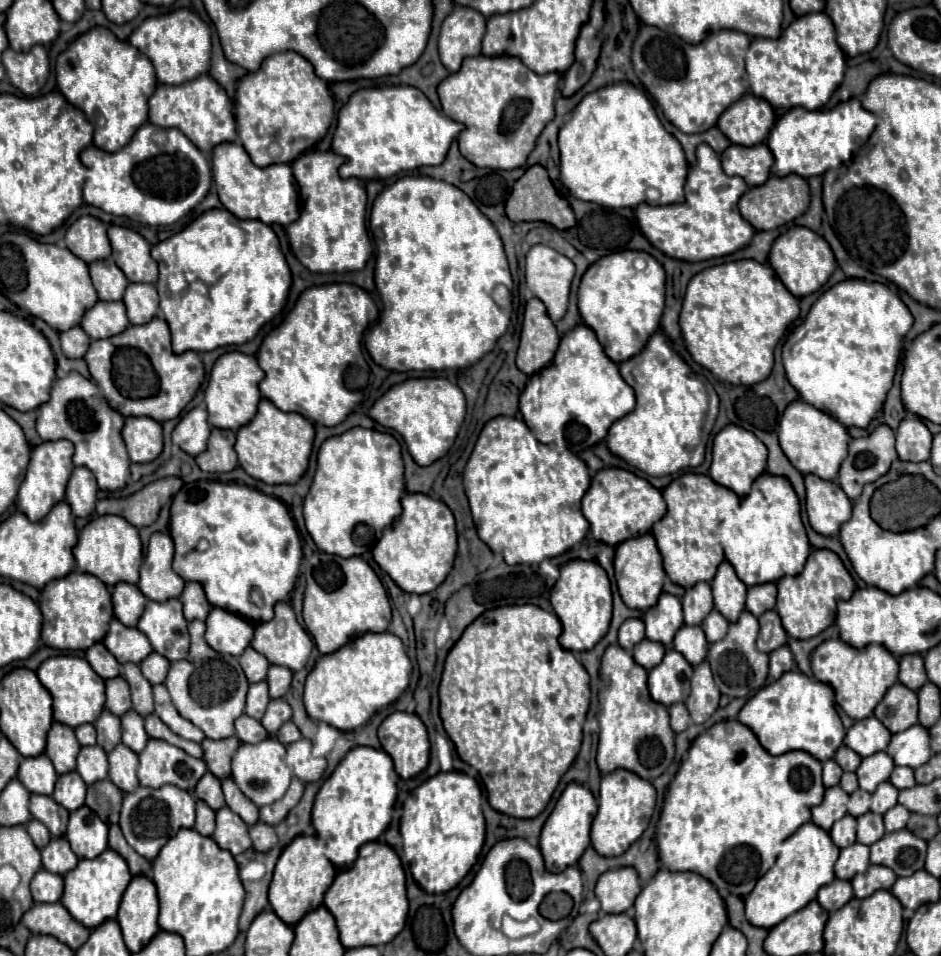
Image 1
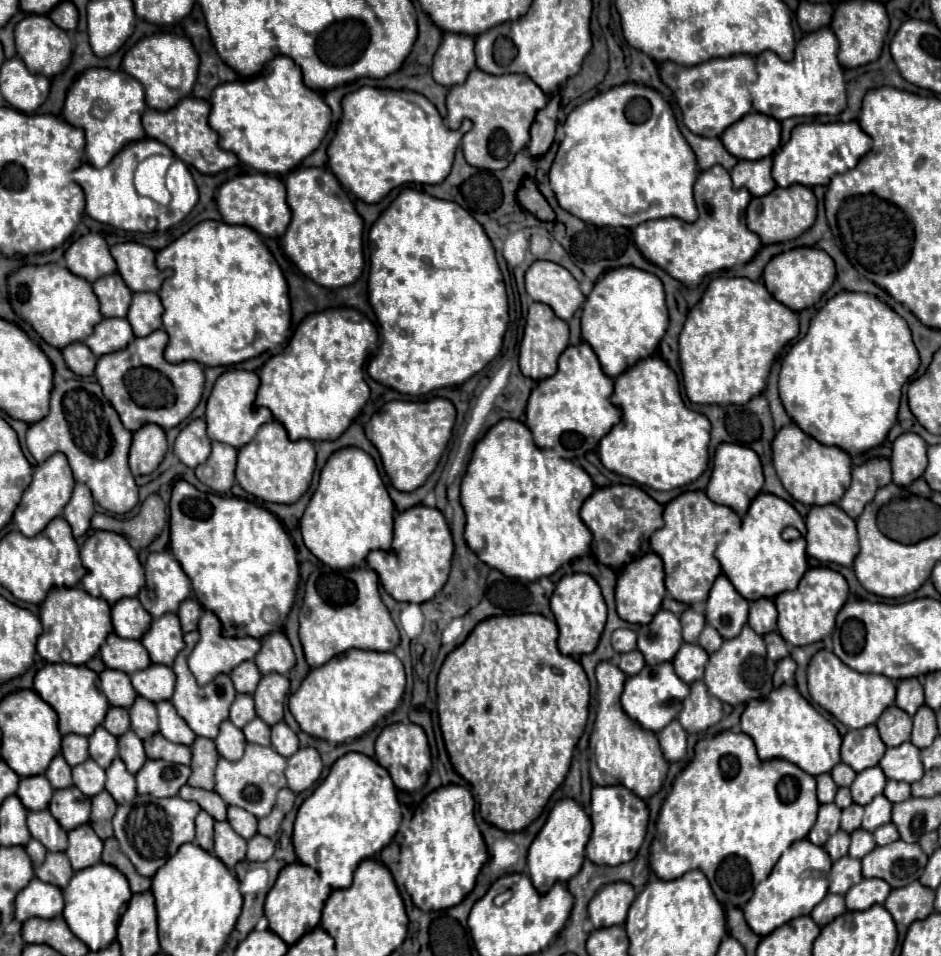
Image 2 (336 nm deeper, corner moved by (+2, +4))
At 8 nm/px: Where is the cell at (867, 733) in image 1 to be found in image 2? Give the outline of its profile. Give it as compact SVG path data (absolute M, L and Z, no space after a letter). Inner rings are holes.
M876 726L848 730L842 738L842 762L852 766L854 772L862 772L864 768L876 766L884 752L886 744L882 742Z

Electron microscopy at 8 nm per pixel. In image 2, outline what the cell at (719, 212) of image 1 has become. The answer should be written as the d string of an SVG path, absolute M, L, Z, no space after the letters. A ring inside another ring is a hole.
M712 166L700 172L694 184L694 200L700 212L696 222L684 222L680 218L648 220L634 228L634 242L646 260L664 268L684 286L696 286L706 274L746 264L762 246L760 238L744 224L744 208L750 198L746 188L736 190L732 186L726 168Z

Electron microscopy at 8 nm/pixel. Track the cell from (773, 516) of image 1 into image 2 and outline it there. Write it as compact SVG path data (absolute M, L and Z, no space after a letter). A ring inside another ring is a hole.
M760 492L756 500L752 500L742 526L738 532L728 532L724 540L716 548L716 558L722 566L722 572L730 578L734 588L746 600L758 600L760 596L774 598L784 590L796 588L800 578L804 576L806 564L806 542L804 542L804 520L798 510L786 500L772 496L768 492ZM794 526L802 536L798 540L784 540L784 528Z

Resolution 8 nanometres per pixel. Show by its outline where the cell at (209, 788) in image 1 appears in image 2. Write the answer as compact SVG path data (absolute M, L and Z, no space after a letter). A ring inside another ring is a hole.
M184 786L180 788L180 796L184 800L194 800L200 804L202 810L206 810L214 820L226 820L226 802L216 794L216 792L208 792L202 788L194 788L194 786Z

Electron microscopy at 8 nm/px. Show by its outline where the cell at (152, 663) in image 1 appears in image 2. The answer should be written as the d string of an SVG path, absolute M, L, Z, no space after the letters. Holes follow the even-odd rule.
M150 664L144 670L138 670L130 676L132 686L136 692L152 702L160 700L170 700L176 684L176 674L172 672L170 666L164 664Z

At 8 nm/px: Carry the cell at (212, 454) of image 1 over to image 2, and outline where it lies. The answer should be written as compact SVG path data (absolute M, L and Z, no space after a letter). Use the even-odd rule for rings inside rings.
M212 442L210 458L196 468L198 480L216 492L228 492L234 484L236 454L236 448L230 444Z

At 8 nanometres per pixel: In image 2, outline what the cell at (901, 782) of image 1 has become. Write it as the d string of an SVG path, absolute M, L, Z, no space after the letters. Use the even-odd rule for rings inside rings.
M888 780L886 788L884 788L884 796L890 802L906 800L910 796L910 784L908 782L898 782L898 780Z

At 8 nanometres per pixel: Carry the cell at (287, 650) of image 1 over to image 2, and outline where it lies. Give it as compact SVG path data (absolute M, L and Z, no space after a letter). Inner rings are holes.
M276 630L276 632L264 636L262 648L256 654L254 662L262 674L268 674L268 672L286 674L296 664L296 656L294 656L292 644L286 638L286 634L282 630Z

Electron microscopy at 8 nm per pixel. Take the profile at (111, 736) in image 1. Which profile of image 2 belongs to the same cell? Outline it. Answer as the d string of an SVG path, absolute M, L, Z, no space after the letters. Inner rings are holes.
M98 726L90 740L90 758L94 758L102 768L108 768L108 764L118 754L118 738L112 736L104 726Z

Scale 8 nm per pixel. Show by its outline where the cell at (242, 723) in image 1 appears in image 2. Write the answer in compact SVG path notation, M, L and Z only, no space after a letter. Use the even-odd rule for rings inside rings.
M224 720L220 724L220 734L214 742L222 758L240 760L240 756L244 756L244 748L246 748L244 732L238 726L234 726L230 720Z

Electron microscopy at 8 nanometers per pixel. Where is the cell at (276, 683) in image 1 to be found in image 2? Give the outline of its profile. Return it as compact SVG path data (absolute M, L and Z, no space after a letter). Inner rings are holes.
M272 672L272 674L262 676L262 680L254 692L254 700L256 700L258 718L262 718L268 726L282 720L284 698L288 694L288 688L290 688L290 682L282 674Z

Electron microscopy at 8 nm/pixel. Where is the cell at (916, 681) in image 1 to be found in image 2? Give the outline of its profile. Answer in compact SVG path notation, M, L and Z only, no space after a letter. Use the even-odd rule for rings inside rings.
M904 678L904 680L898 680L896 686L898 686L896 706L902 708L904 712L908 712L910 716L914 716L916 708L920 708L920 704L924 704L922 684L918 682L918 678Z

